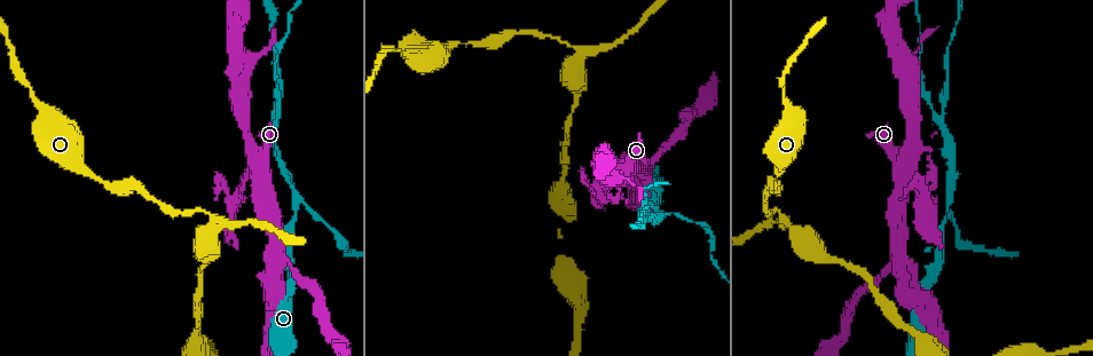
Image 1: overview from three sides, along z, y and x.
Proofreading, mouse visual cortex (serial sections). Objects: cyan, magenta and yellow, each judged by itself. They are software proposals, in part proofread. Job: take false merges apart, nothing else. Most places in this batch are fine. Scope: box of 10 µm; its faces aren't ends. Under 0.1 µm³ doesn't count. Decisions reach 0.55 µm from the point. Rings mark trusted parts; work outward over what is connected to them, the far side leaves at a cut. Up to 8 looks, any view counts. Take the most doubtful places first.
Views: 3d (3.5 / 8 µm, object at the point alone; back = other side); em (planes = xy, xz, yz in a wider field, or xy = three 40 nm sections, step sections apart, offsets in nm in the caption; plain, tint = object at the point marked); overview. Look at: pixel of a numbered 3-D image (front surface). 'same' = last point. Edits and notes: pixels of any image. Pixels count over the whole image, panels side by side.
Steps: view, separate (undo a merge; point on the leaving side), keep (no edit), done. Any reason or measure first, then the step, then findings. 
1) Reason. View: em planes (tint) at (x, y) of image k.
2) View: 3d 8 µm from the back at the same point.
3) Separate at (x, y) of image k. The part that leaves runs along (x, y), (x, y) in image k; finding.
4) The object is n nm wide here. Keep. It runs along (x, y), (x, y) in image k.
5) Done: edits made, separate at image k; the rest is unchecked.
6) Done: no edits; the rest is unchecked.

Three arms meet. View: 3d 3.5 µm from the back at (660, 215) of image 1.

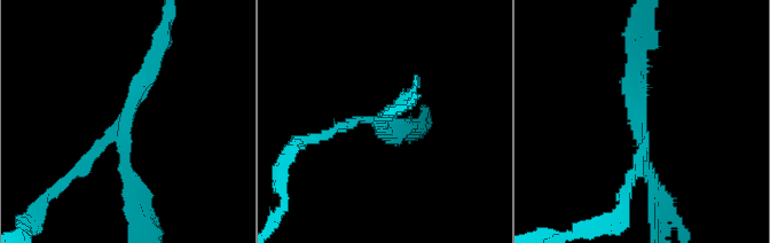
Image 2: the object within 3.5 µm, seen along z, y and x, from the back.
View: em xy step 3 (tint) at (380, 123) of image 2.

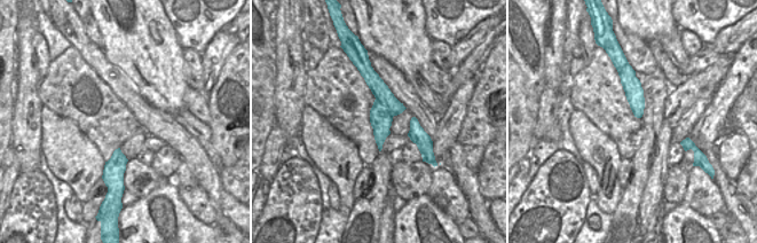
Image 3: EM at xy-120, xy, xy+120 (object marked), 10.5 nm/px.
The arms are 150, 150, 200 nm wide. Separate at (84, 164) of image 2. A second cell is stuck on.

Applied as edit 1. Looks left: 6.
Narrows sharply. View: 3d 3.5 µm from the back at (213, 218) of image 1.

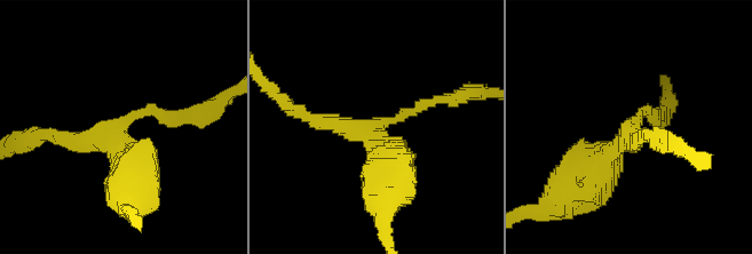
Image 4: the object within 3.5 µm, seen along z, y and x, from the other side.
View: em xy step 1 (tint) at (374, 130) of image 4.

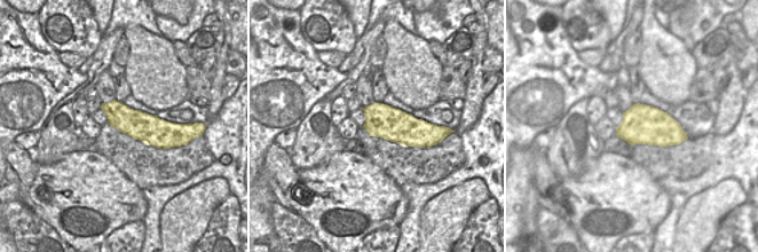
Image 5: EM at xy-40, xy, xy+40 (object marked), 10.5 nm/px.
View: em planes (tint) at the same point.

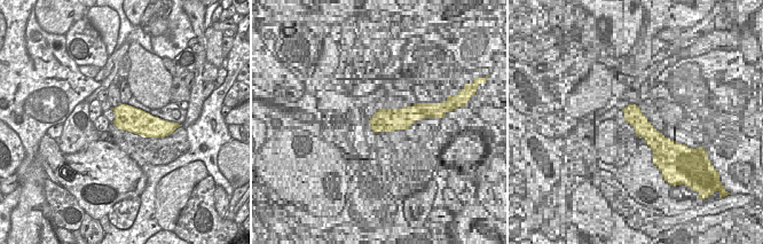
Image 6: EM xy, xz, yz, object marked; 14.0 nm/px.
Keep. All the same cell.

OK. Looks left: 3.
Done: edits made, separate at image 2; the rest is unchecked.

